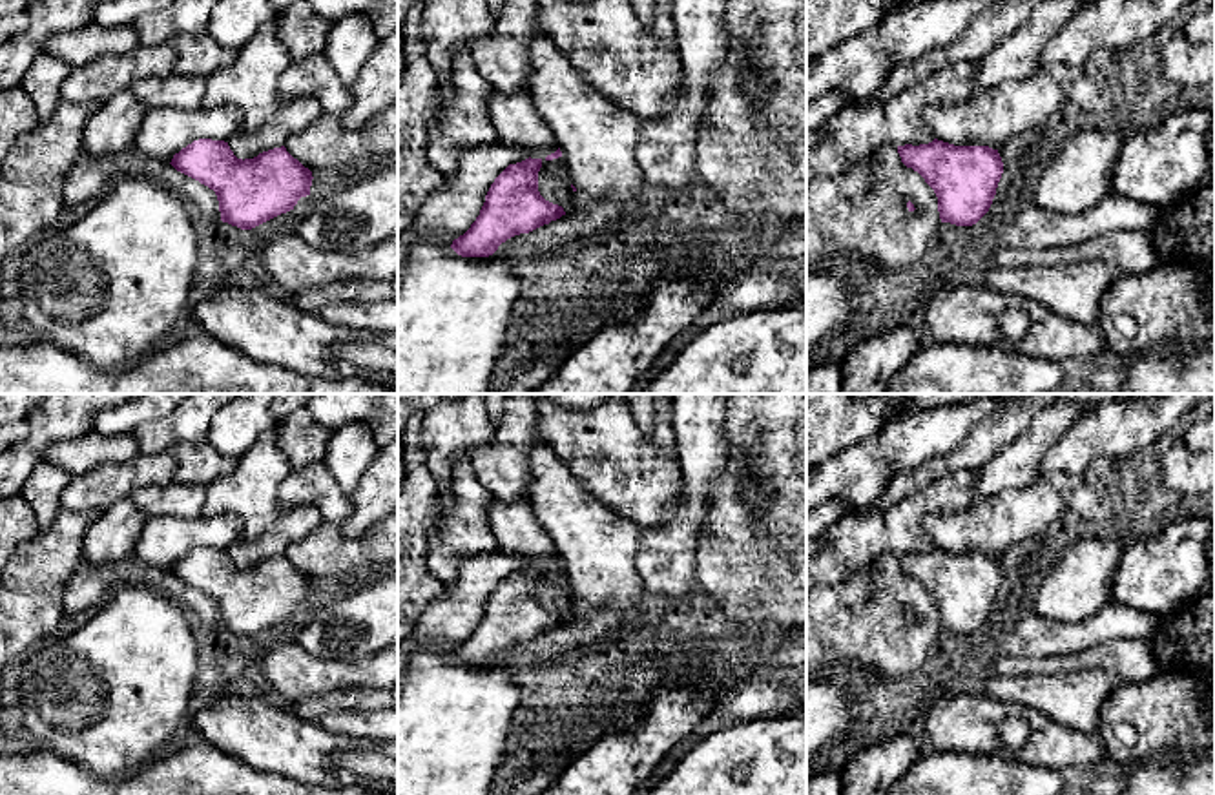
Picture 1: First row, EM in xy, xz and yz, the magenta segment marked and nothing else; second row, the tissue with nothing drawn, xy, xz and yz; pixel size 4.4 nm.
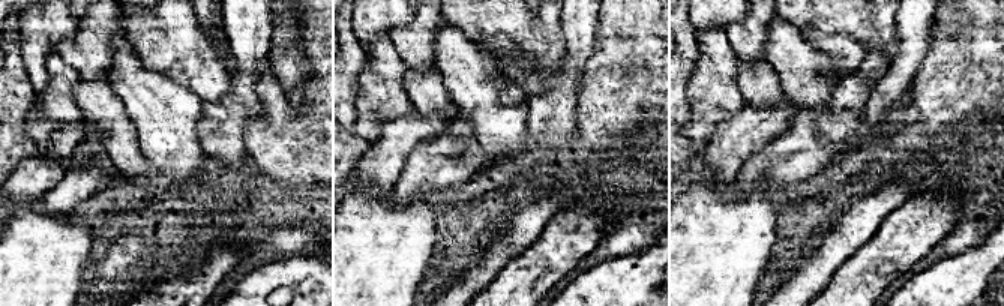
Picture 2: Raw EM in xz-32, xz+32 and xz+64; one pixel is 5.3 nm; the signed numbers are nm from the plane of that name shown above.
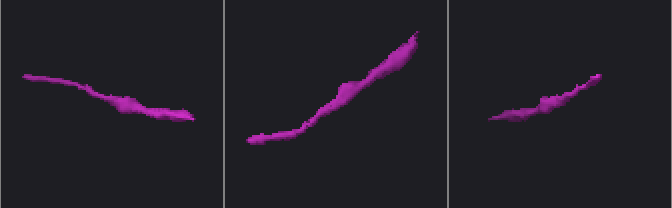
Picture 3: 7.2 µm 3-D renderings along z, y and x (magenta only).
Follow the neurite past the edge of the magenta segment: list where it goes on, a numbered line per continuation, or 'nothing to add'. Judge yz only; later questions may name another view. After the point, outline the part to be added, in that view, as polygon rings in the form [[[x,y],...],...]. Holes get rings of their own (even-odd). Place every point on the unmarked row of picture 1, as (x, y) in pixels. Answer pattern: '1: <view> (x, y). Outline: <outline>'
nothing to add

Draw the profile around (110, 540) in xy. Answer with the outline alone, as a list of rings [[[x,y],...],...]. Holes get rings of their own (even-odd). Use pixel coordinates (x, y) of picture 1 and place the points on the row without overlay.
[[[131,496],[100,511],[84,532],[82,562],[91,565],[117,565],[130,560],[148,518]]]

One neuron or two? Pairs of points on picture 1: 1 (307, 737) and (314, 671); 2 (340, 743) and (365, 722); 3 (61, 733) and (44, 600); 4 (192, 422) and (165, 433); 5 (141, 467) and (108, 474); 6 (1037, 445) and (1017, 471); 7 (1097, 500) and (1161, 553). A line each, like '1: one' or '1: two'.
1: two
2: two
3: two
4: one
5: one
6: one
7: two

